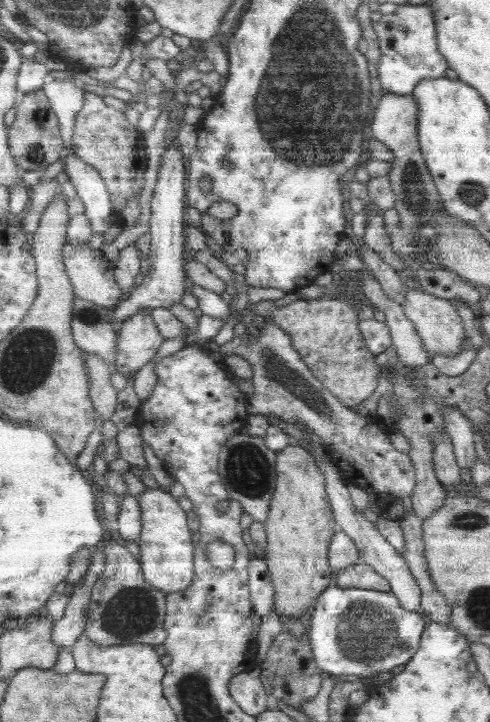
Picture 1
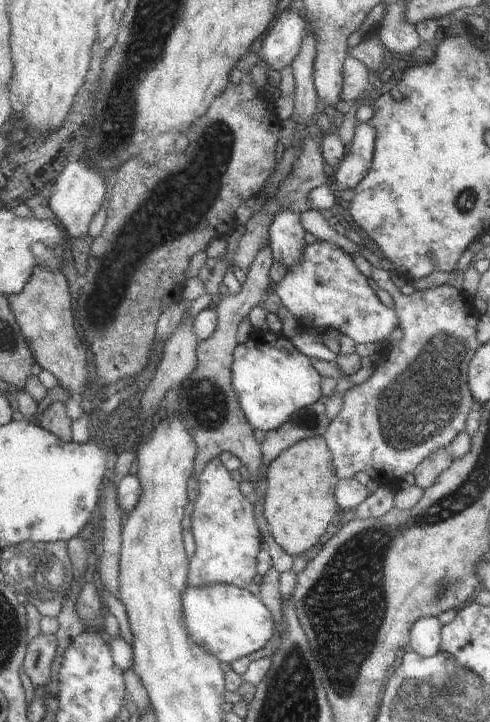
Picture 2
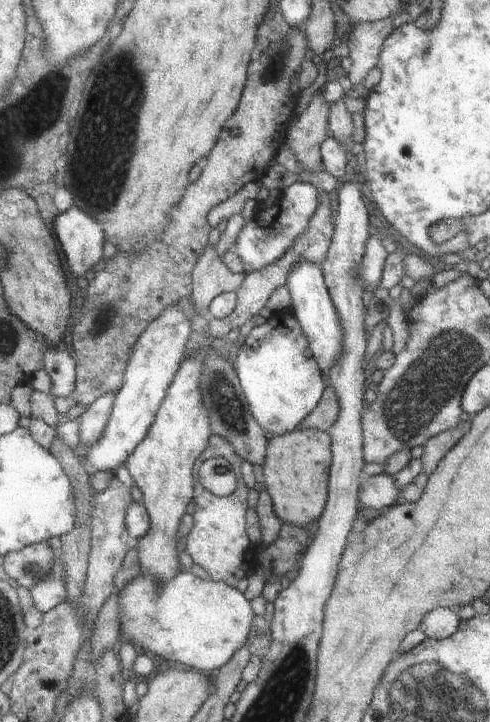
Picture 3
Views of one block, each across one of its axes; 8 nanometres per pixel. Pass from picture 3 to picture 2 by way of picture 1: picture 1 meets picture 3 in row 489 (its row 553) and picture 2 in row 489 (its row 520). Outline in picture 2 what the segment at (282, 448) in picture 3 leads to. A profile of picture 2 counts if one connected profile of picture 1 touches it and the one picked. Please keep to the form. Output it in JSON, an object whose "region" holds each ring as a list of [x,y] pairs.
{"region":[[[318,435],[299,440],[267,464],[263,515],[276,544],[293,557],[304,554],[314,544],[318,544],[324,530],[335,518],[334,486],[339,478],[334,476],[332,461],[328,442]]]}

